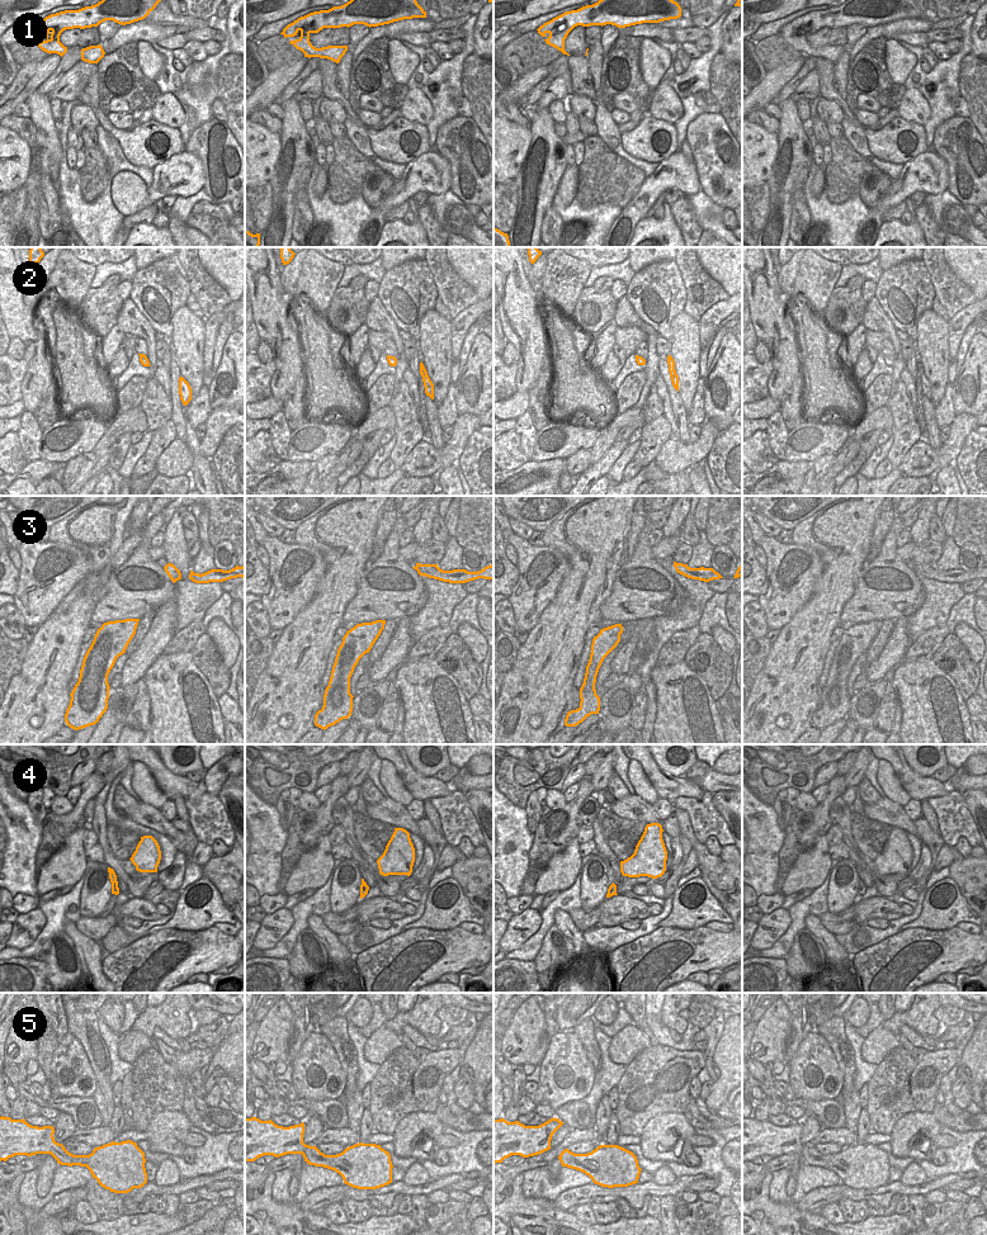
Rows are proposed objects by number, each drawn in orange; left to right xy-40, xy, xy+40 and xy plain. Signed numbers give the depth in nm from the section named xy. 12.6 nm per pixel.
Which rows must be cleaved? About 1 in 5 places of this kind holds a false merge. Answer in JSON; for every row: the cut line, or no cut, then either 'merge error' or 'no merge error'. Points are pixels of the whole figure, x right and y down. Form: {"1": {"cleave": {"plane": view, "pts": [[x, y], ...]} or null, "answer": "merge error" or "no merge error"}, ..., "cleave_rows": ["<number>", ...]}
{"1": {"cleave": null, "answer": "no merge error"}, "2": {"cleave": null, "answer": "no merge error"}, "3": {"cleave": null, "answer": "no merge error"}, "4": {"cleave": {"plane": "xy-40", "pts": [[145, 847], [133, 853]]}, "answer": "merge error"}, "5": {"cleave": null, "answer": "no merge error"}, "cleave_rows": ["4"]}

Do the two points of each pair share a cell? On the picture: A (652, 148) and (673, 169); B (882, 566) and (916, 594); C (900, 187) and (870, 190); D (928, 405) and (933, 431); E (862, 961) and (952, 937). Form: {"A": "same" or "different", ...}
{"A": "different", "B": "same", "C": "different", "D": "same", "E": "same"}

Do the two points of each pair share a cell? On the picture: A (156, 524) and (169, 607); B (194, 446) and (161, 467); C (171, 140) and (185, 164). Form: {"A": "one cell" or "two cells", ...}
{"A": "two cells", "B": "two cells", "C": "two cells"}

